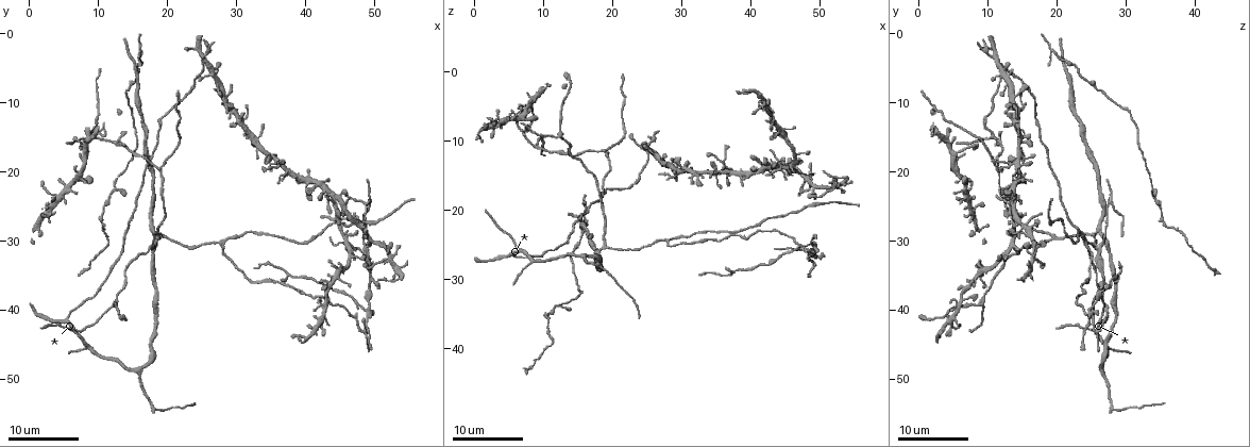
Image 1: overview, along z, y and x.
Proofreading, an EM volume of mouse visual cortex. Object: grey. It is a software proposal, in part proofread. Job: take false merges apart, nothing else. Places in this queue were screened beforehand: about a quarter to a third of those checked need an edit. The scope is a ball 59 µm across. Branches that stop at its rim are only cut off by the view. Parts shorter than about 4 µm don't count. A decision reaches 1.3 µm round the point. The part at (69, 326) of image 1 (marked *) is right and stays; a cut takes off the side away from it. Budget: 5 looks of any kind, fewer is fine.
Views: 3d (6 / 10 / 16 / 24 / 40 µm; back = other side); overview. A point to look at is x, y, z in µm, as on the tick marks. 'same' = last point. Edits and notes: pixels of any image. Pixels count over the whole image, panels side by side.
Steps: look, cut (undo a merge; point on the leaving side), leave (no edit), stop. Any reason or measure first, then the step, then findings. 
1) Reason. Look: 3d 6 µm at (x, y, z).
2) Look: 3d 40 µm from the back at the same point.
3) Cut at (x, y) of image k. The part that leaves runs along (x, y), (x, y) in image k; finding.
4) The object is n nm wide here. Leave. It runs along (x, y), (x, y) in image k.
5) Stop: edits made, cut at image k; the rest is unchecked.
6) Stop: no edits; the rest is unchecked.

Branch point. Look: 3d 24 µm at (16.5, 48.5, 26.5).

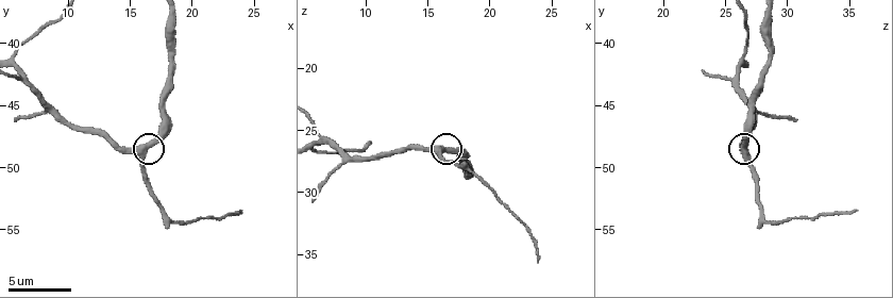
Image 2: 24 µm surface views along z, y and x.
Look: 3d 10 µm at (16.2, 48.6, 26.6).

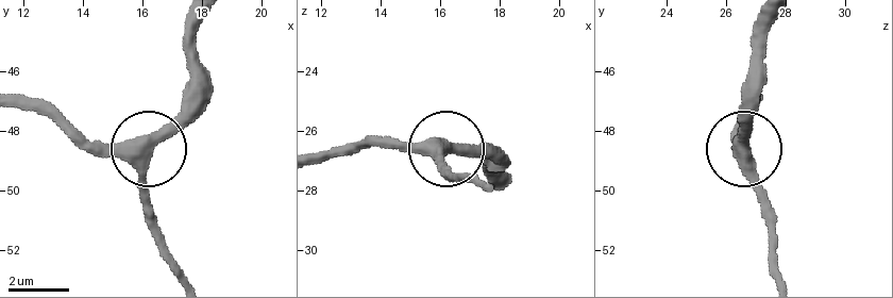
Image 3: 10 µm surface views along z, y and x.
3 arms meet here. Leave. It runs along (17, 96), (54, 106), (93, 139), (138, 145), (146, 224) in image 3; one cell here.

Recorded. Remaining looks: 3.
Branch point. Look: 3d 16 µm at (18.0, 28.5, 26.0).

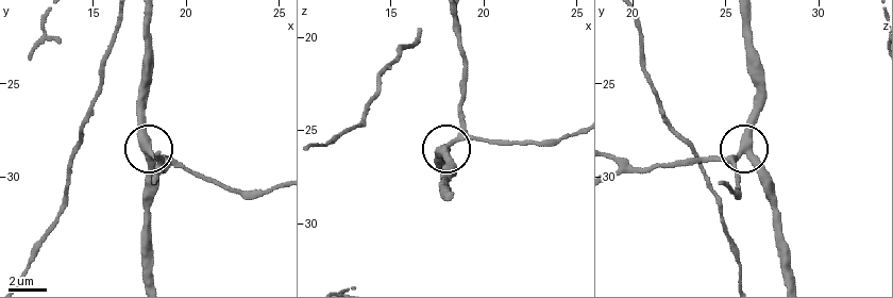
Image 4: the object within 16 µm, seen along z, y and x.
Look: 3d 6 µm at (18.1, 28.8, 25.7).

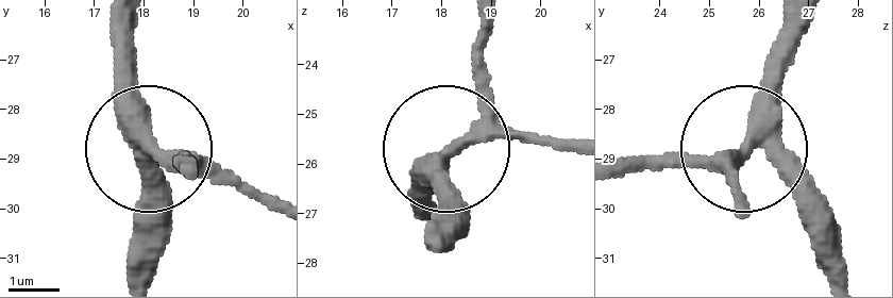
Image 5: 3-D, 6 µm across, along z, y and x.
Leave. It runs along (846, 269), (822, 205), (758, 147), (733, 154), (733, 205) in image 5; continuous, no second cell.

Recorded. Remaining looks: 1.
Stop: no edits; the rest is unchecked.

